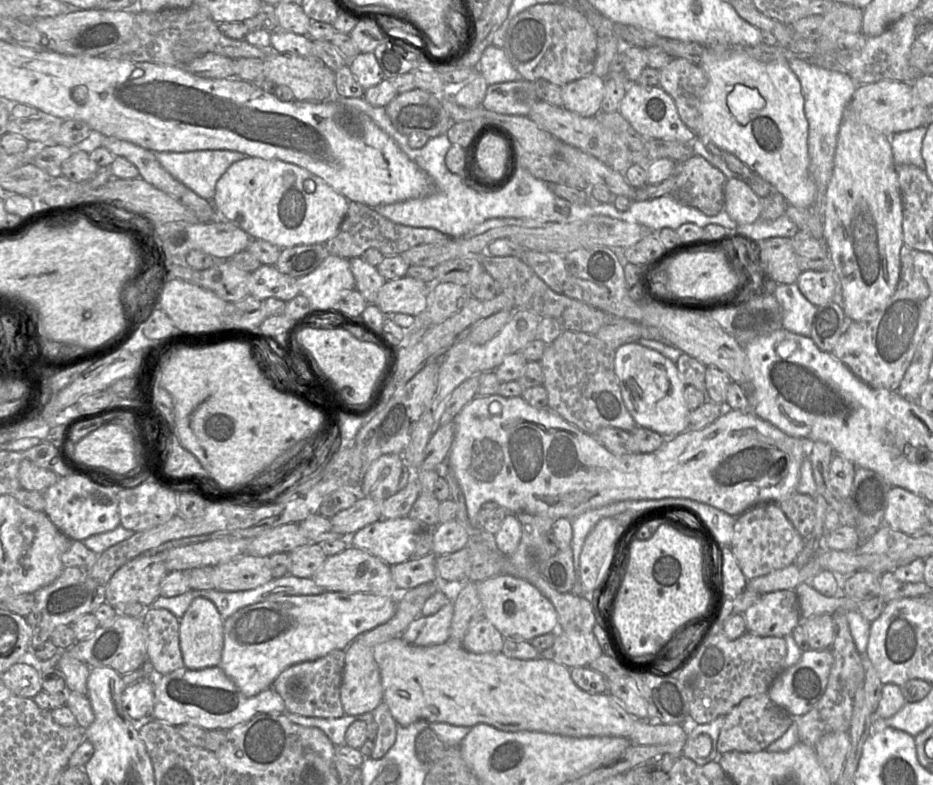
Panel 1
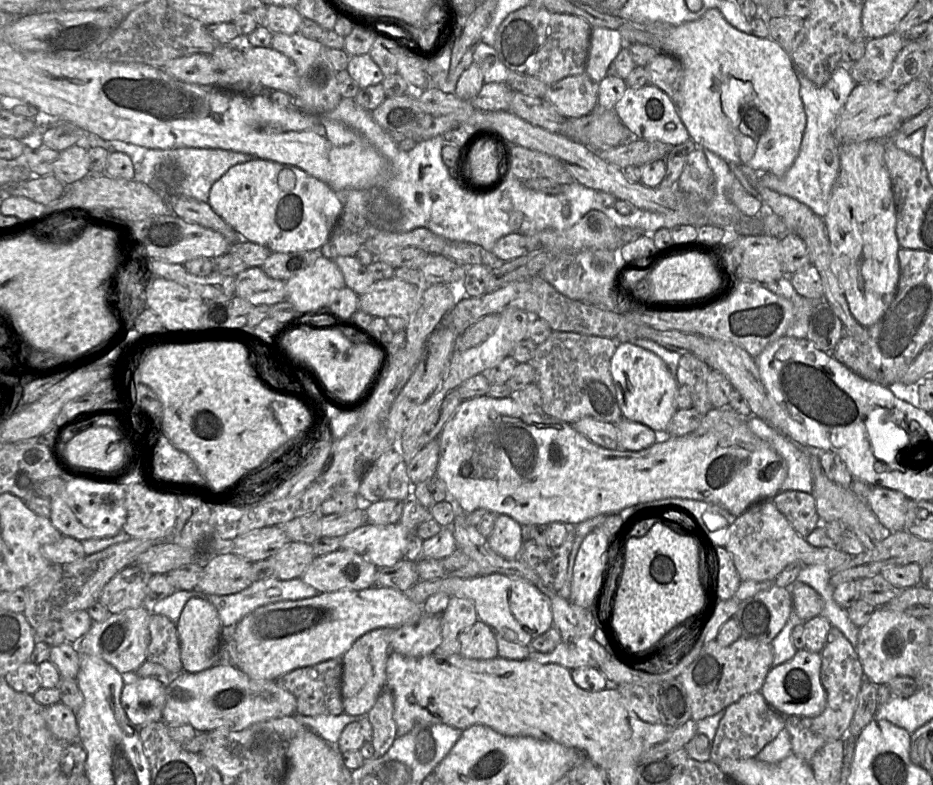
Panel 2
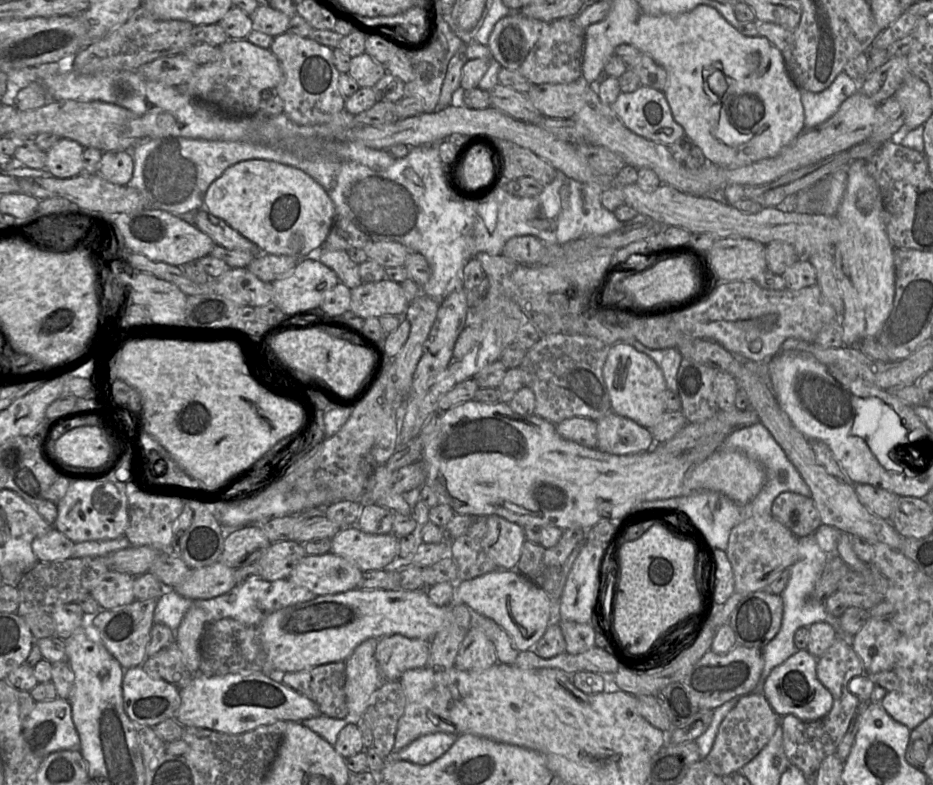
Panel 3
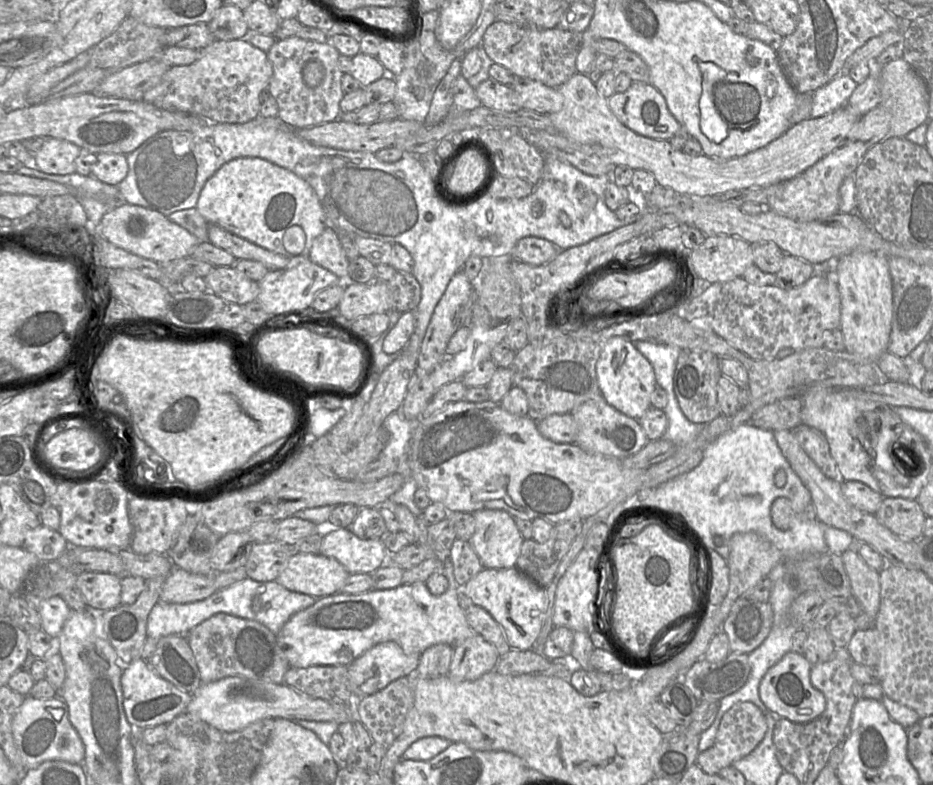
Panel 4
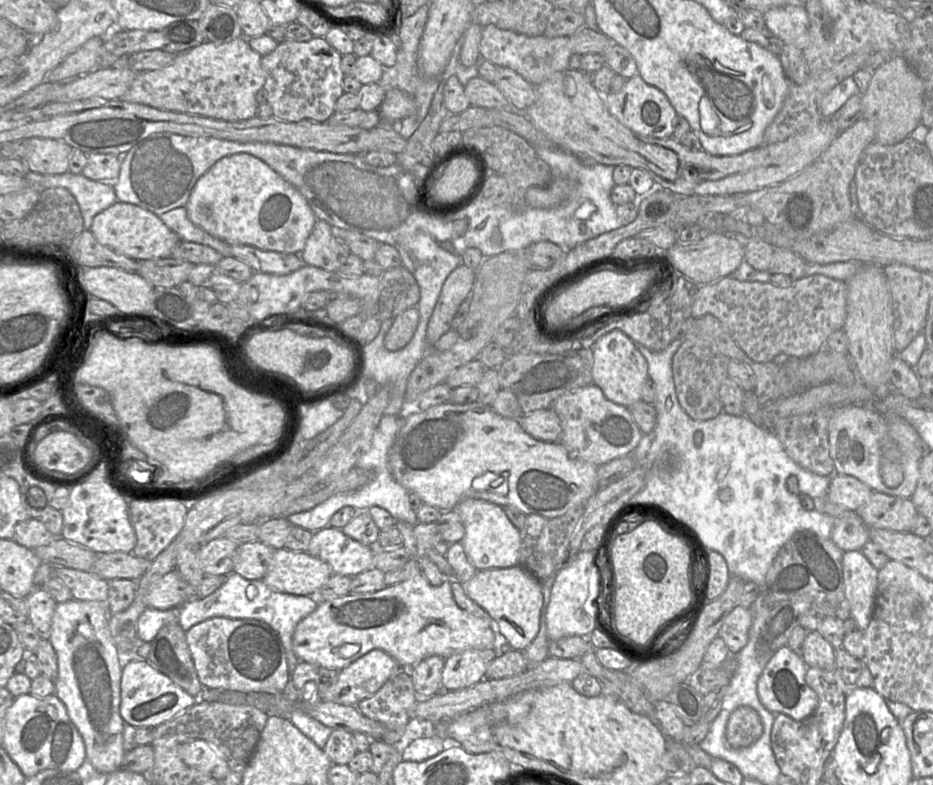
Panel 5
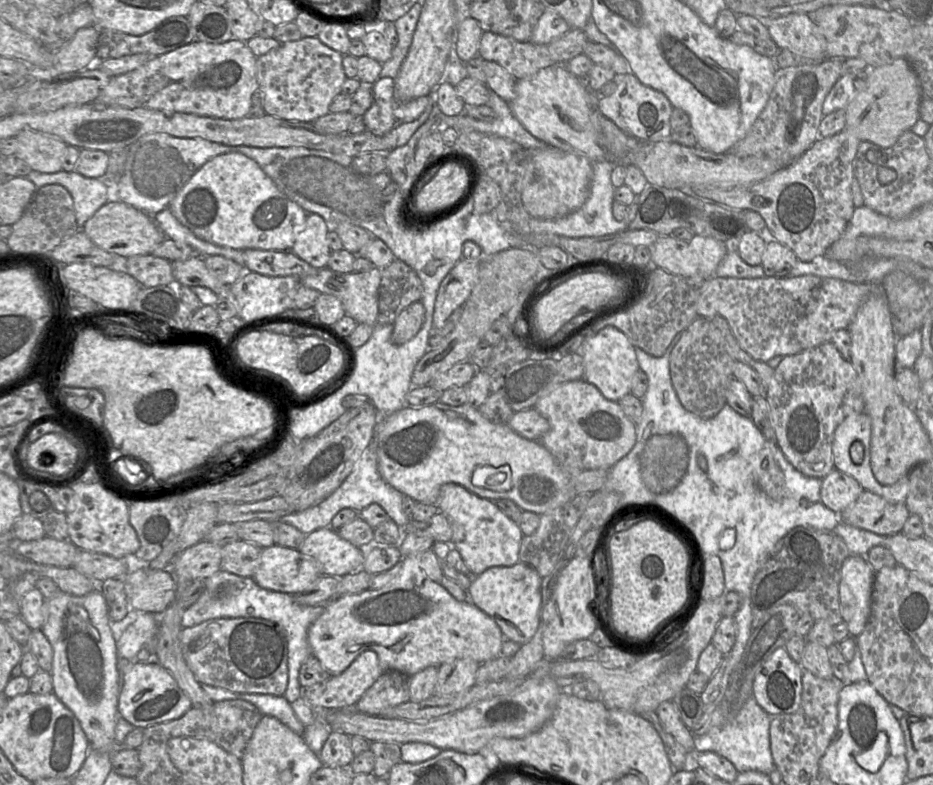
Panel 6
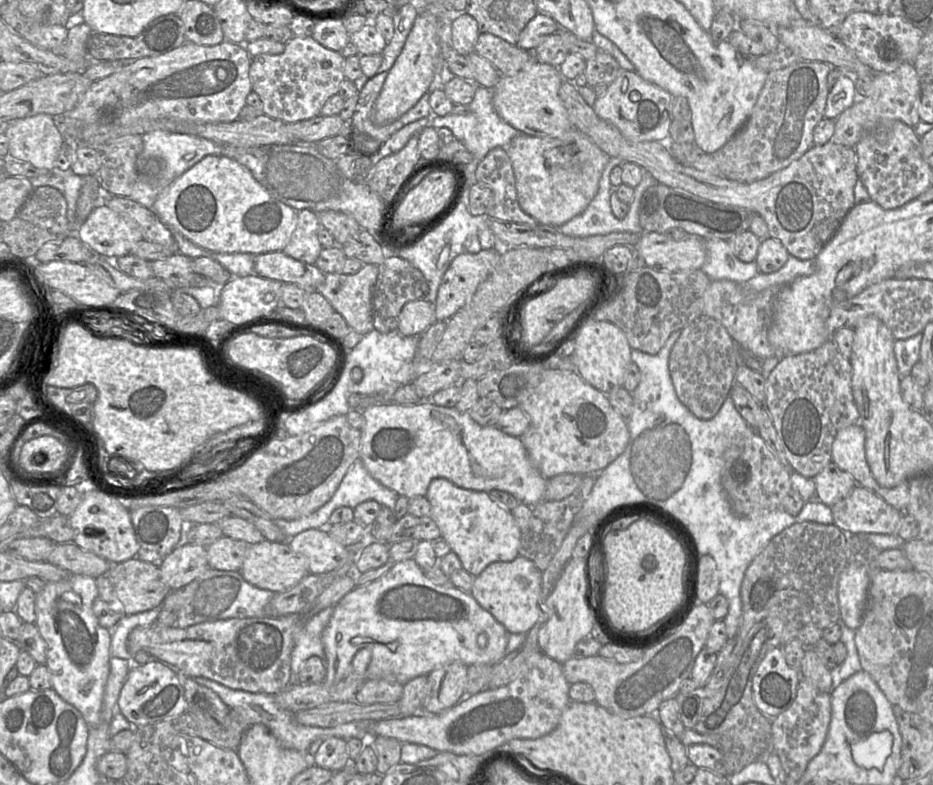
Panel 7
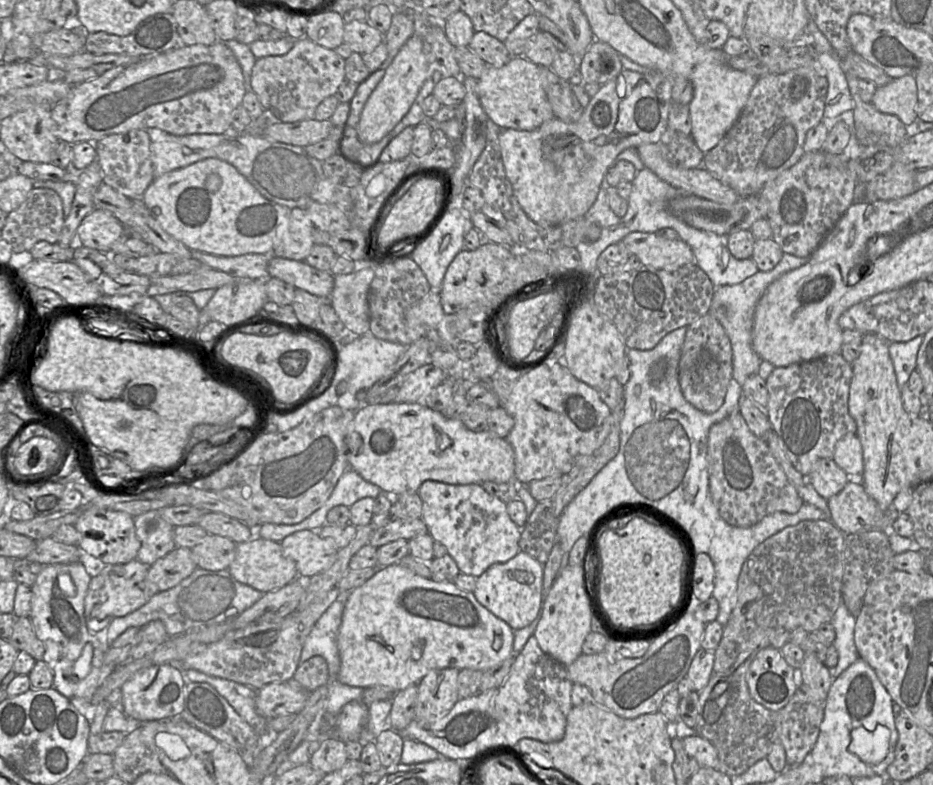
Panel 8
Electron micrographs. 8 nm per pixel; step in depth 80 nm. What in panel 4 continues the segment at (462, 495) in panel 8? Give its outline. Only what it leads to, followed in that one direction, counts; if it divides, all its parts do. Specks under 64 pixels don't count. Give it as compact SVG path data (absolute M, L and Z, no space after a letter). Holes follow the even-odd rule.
M481 509L473 514L476 529L469 542L483 567L516 567L524 538L514 517L499 509Z

